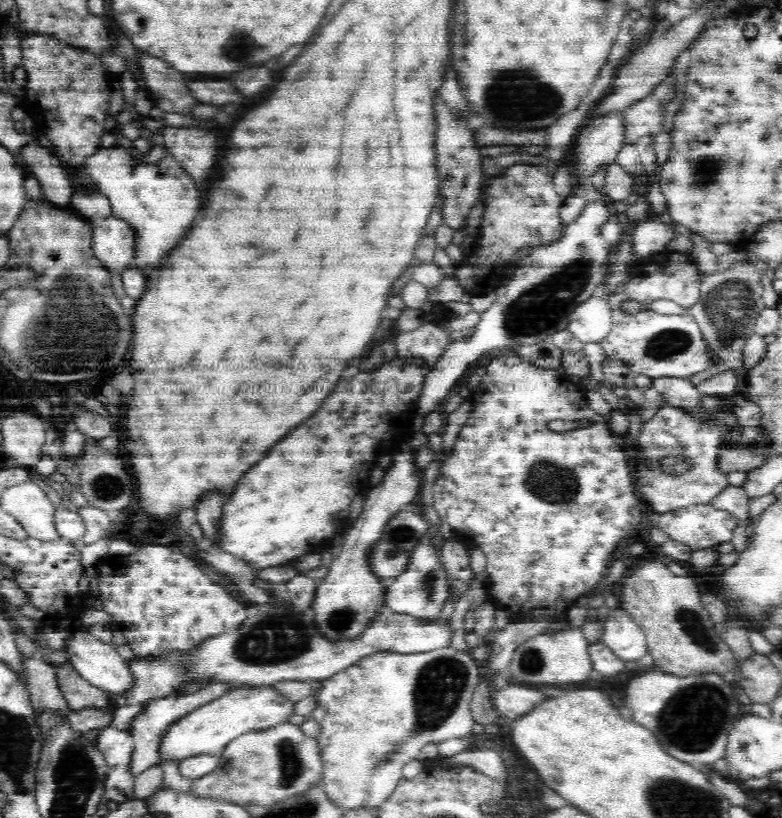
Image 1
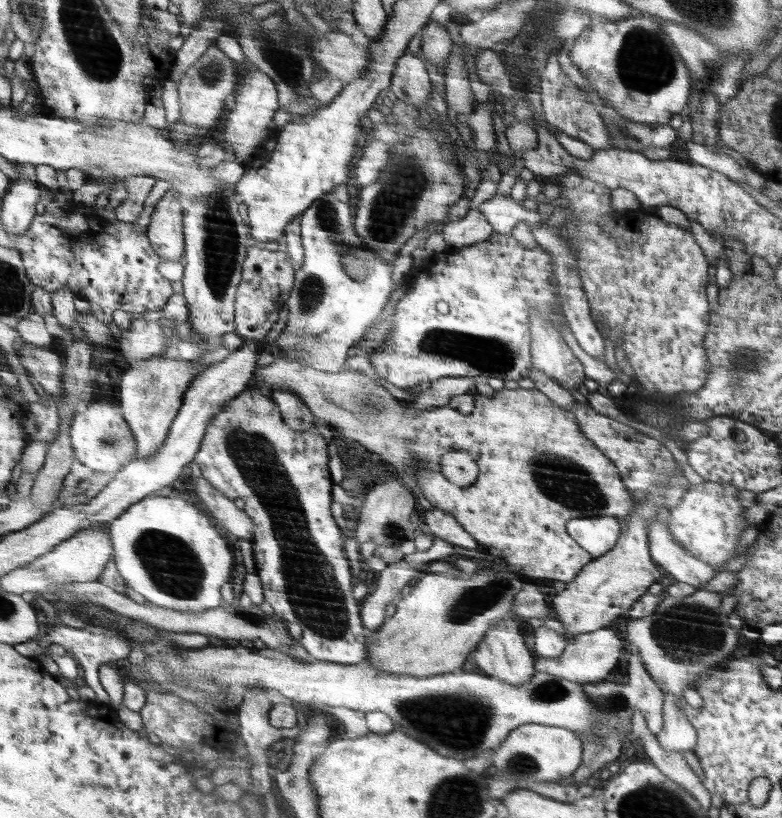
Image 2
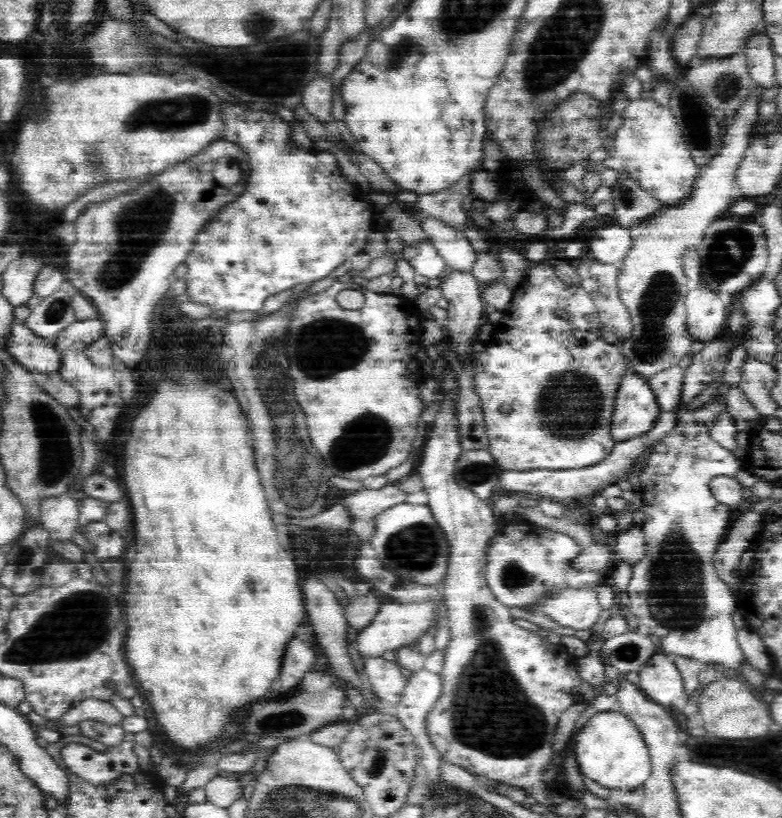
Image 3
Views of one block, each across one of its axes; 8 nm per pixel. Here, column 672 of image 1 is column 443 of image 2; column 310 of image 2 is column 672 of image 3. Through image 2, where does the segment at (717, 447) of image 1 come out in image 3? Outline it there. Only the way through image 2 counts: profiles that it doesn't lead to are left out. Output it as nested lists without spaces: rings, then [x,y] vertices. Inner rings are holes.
[[[678,365],[668,367],[668,370],[662,370],[648,379],[650,388],[654,391],[662,411],[674,412],[674,410],[678,410],[684,377],[685,368]]]

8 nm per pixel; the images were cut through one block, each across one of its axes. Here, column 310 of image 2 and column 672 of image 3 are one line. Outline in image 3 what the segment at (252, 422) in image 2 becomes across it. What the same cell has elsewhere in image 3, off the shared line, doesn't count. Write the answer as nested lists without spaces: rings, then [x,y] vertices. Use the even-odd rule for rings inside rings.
[[[722,402],[720,406],[706,404],[702,410],[682,412],[682,416],[678,414],[674,430],[654,446],[654,452],[650,454],[642,472],[640,491],[642,509],[646,514],[641,526],[645,538],[645,556],[638,564],[632,565],[627,595],[630,597],[629,610],[638,616],[636,630],[654,636],[661,654],[714,663],[741,677],[738,671],[747,660],[737,641],[739,631],[732,623],[732,613],[737,608],[738,598],[734,597],[728,584],[718,576],[713,565],[716,549],[723,543],[720,534],[729,528],[726,522],[730,520],[730,508],[712,497],[711,480],[724,475],[734,477],[742,469],[742,462],[734,456],[734,452],[714,442],[709,435],[716,417],[724,410],[726,404]]]

